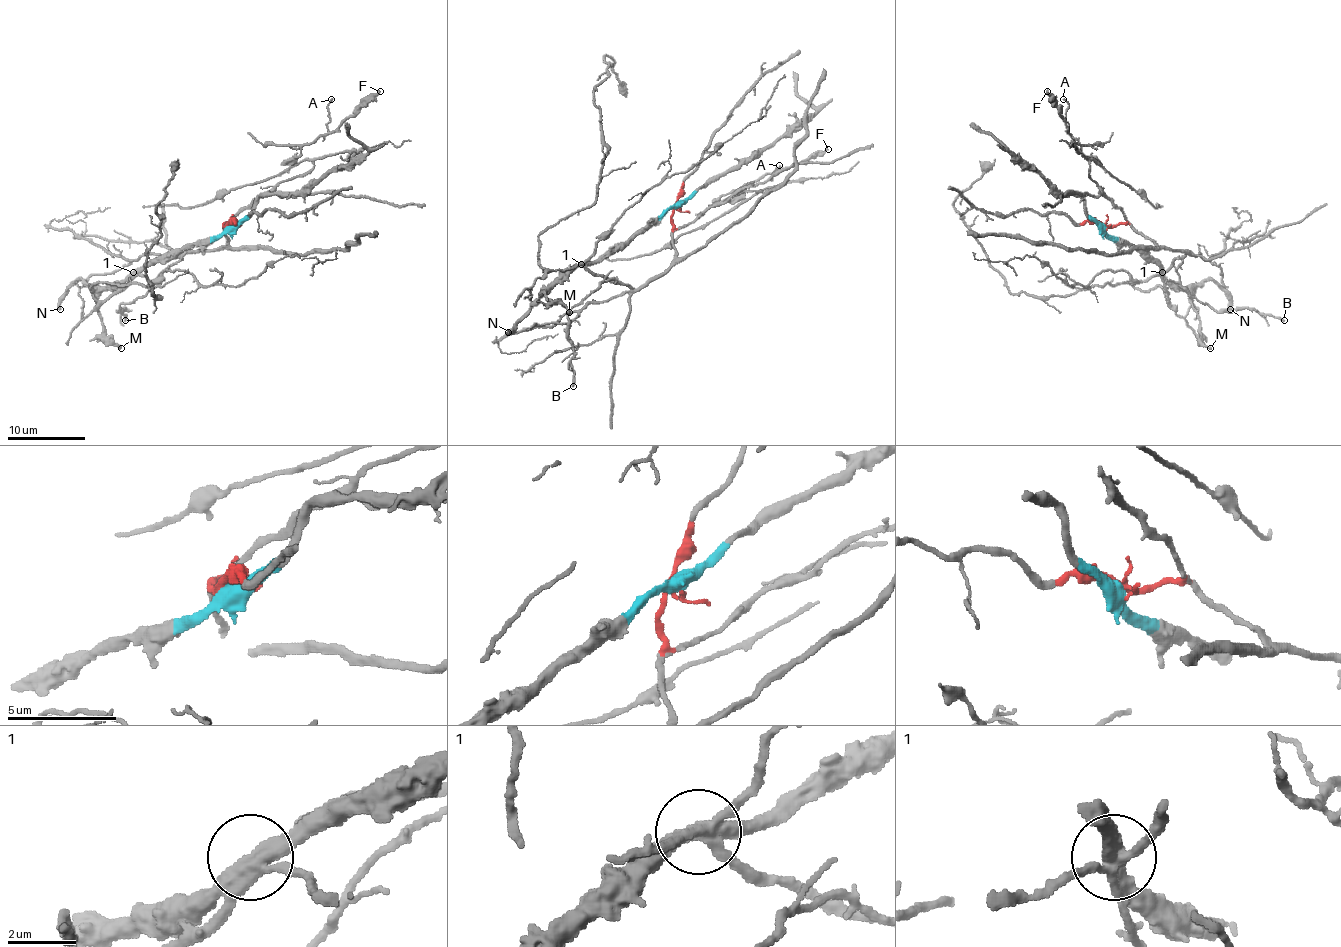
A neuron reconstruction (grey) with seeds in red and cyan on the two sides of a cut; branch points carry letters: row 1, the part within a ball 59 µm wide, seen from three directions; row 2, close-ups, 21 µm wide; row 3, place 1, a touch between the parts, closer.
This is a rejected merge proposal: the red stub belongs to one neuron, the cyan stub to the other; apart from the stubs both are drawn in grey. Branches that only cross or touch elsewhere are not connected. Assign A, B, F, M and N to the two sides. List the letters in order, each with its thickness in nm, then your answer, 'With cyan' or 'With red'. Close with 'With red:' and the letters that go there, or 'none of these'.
A: Thickness 130 nm. With red
B: Thickness 220 nm. With red
F: Thickness 240 nm. With red
M: Thickness 200 nm. With cyan
N: Thickness 320 nm. With cyan
With red: A, B, F

